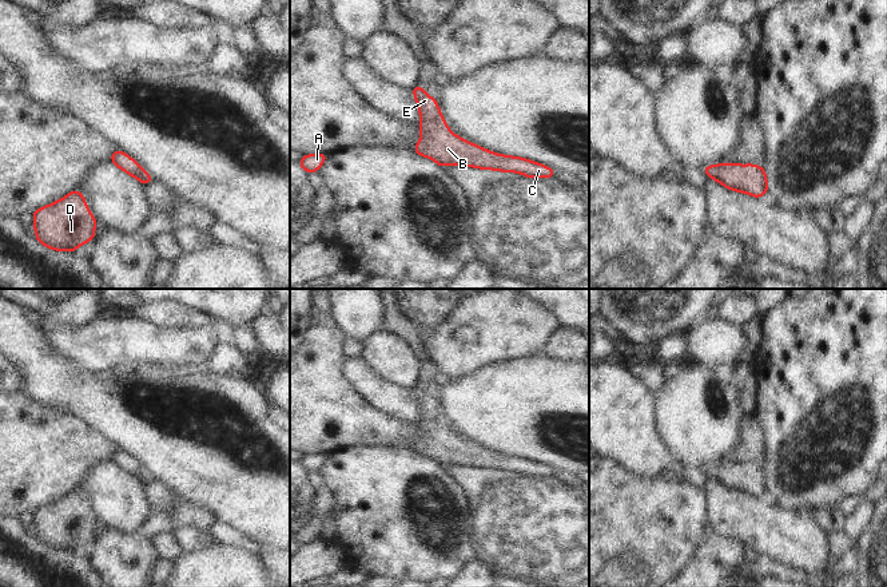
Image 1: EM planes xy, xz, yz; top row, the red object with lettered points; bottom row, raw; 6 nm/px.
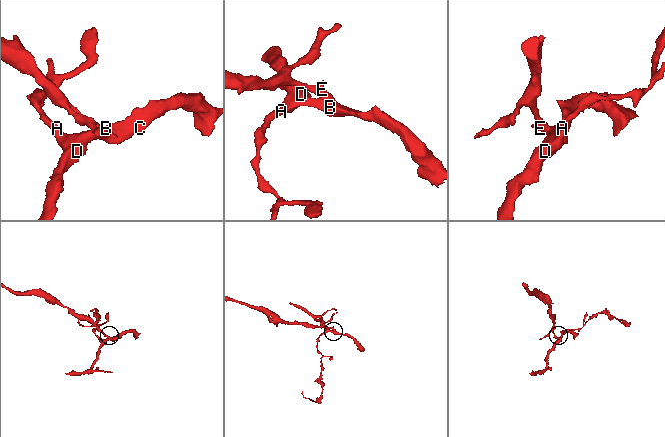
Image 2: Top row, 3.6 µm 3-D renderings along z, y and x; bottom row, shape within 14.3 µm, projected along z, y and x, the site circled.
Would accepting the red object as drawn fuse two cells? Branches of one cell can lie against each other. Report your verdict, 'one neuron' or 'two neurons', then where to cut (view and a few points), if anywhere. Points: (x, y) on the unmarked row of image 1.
two neurons; cut in xz along (440, 412), (433, 419), (421, 421)

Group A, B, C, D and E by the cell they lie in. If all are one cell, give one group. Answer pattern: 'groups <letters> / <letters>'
groups A B C D / E

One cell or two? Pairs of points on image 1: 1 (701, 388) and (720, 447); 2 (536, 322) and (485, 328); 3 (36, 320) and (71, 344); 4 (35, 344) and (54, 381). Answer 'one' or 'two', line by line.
1: one
2: one
3: two
4: one

